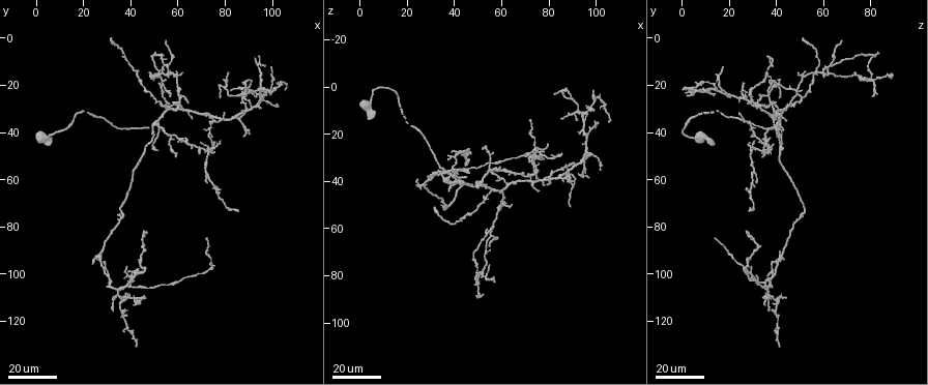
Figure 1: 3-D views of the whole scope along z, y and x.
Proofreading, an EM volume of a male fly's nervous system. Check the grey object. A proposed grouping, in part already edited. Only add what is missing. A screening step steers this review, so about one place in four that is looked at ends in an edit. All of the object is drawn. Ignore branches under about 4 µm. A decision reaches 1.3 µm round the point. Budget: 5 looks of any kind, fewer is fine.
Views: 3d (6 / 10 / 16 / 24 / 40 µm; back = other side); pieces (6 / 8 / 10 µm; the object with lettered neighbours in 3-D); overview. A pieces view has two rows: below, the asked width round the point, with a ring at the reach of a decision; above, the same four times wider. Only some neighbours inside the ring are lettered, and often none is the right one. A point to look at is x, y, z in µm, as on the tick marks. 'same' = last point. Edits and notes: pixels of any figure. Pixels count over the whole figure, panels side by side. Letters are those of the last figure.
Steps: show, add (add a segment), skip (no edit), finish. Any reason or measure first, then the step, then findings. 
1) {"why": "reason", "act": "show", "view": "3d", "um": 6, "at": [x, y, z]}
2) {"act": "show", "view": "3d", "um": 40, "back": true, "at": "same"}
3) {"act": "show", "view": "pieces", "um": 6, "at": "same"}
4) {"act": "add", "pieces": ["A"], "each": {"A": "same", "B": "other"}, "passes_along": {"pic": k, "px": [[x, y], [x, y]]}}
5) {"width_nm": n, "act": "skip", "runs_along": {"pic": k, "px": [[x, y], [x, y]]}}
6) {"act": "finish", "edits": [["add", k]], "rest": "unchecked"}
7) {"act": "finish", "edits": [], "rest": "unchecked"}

{"why": "branch stops here", "act": "show", "view": "3d", "um": 16, "at": [86, 25, 2]}

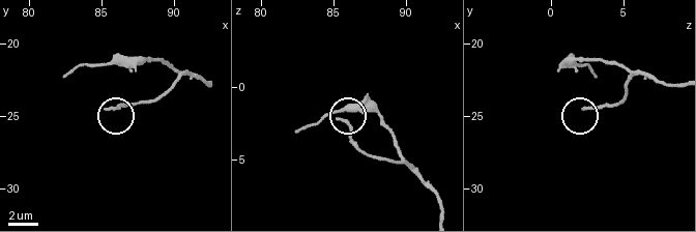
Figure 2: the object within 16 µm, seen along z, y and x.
{"why": "see the neighbours", "act": "show", "view": "pieces", "um": 8, "at": [85.2, 24.4, 2.2]}

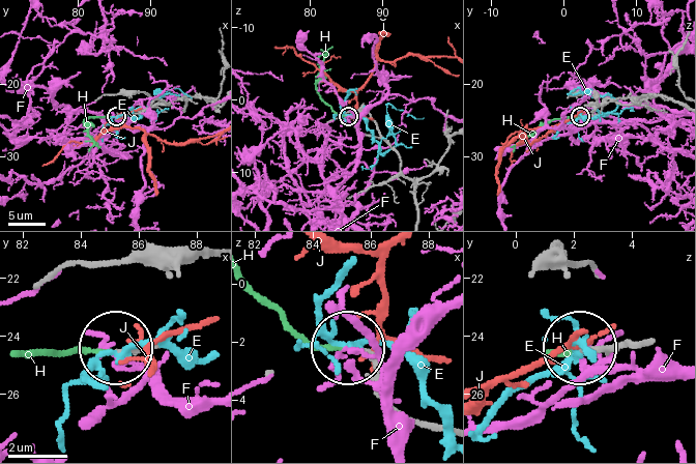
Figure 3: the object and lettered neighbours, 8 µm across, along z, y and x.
{"width_nm": 180, "act": "add", "pieces": ["H"], "each": {"E": "other", "F": "other", "H": "same", "J": "other"}, "found": "it goes on there"}

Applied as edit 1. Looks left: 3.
{"act": "show", "view": "overview"}

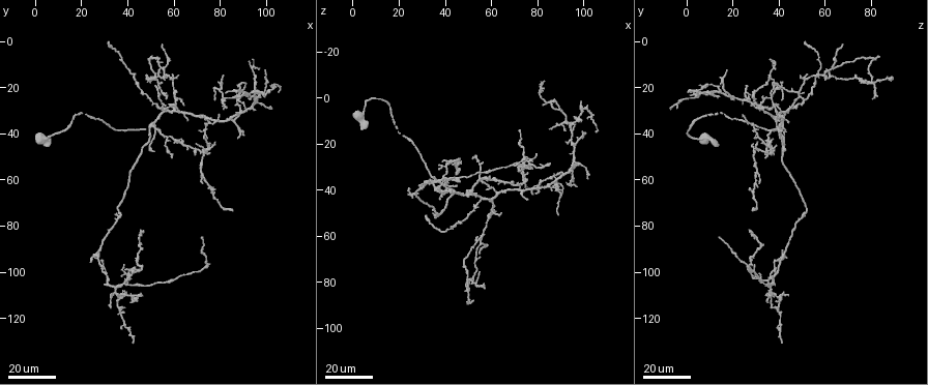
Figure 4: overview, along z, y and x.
{"why": "long arm stops here", "act": "show", "view": "3d", "um": 24, "at": [89, 22, 52]}

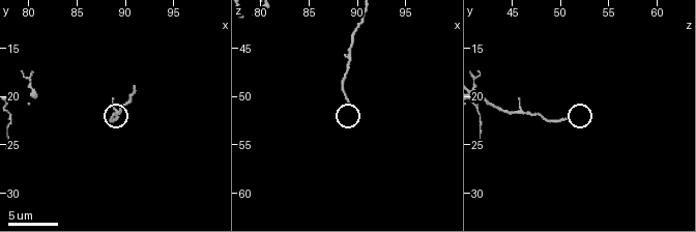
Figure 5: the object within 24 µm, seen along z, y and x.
{"act": "show", "view": "pieces", "um": 8, "at": [89.0, 22.4, 50.6]}

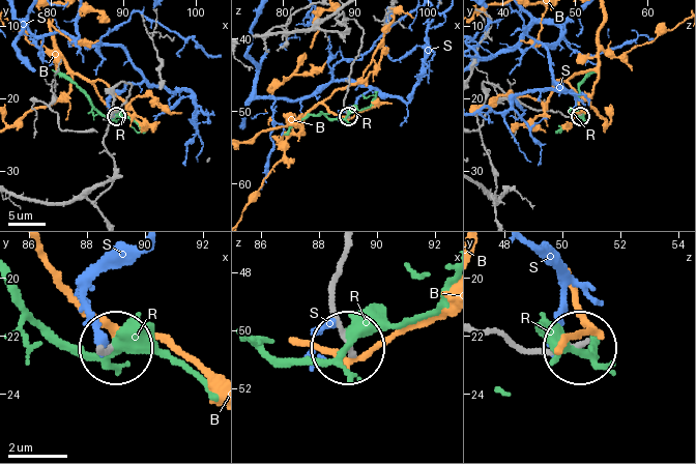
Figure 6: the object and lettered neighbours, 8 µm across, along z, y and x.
{"width_nm": 170, "act": "skip", "each": {"B": "other", "R": "other", "S": "other"}, "runs_along": {"pic": 6, "px": [[482, 329], [533, 351], [576, 346]]}, "found": "none of them fits"}

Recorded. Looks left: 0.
{"act": "finish", "edits": [["add", 3]], "rest": "unchecked"}

